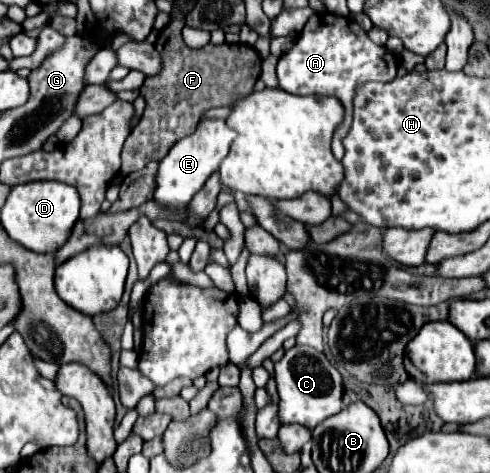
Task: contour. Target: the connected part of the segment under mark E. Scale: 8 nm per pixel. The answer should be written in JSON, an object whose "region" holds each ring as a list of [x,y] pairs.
{"region":[[[203,120],[199,122],[197,130],[191,136],[185,136],[175,142],[175,146],[169,150],[169,154],[159,162],[157,170],[157,188],[153,194],[153,200],[167,212],[177,214],[183,210],[191,198],[205,186],[207,178],[219,170],[219,164],[229,152],[229,146],[237,132],[225,124],[225,120]]]}

